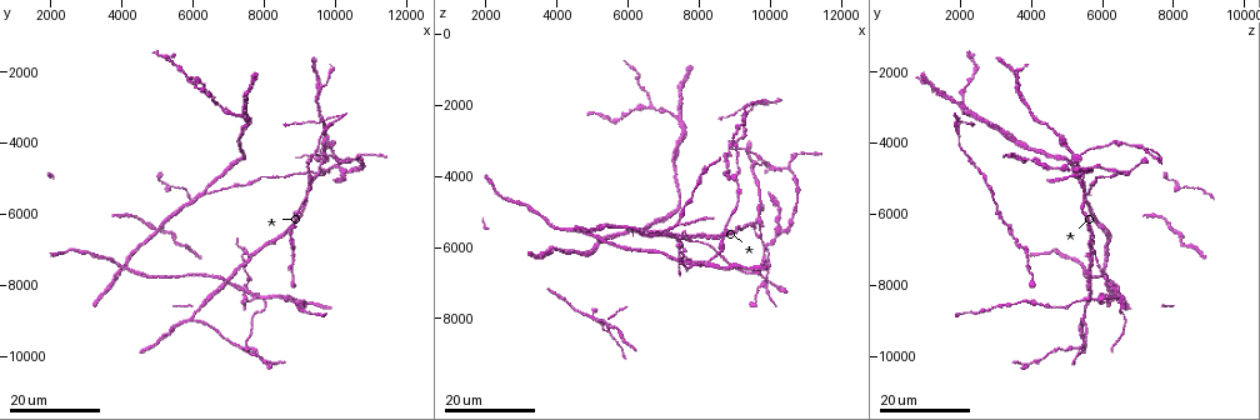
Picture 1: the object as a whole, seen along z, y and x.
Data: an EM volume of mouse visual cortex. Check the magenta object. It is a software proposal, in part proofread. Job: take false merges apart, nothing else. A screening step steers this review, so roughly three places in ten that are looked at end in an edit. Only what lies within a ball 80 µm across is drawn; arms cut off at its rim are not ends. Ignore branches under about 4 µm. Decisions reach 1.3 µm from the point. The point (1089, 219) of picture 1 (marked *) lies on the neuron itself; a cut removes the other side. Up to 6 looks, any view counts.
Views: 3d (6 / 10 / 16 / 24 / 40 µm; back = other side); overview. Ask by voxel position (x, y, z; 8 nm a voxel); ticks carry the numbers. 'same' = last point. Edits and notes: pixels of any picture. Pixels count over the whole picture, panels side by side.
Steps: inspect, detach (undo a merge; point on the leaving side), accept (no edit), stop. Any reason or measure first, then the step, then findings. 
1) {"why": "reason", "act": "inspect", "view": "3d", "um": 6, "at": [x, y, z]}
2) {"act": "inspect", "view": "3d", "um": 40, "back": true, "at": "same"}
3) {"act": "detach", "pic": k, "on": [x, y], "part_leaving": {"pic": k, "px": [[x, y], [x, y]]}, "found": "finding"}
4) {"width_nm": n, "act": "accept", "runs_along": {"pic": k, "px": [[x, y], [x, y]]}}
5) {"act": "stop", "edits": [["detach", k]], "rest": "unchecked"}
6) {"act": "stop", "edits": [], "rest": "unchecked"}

{"why": "sudden change in width", "act": "inspect", "view": "3d", "um": 24, "at": [7500, 8600, 6800]}

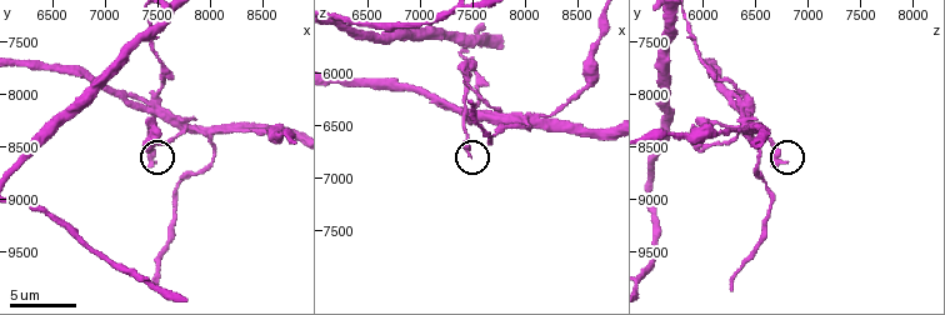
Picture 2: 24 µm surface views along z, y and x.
{"act": "inspect", "view": "3d", "um": 6, "at": [7440, 8660, 6740]}

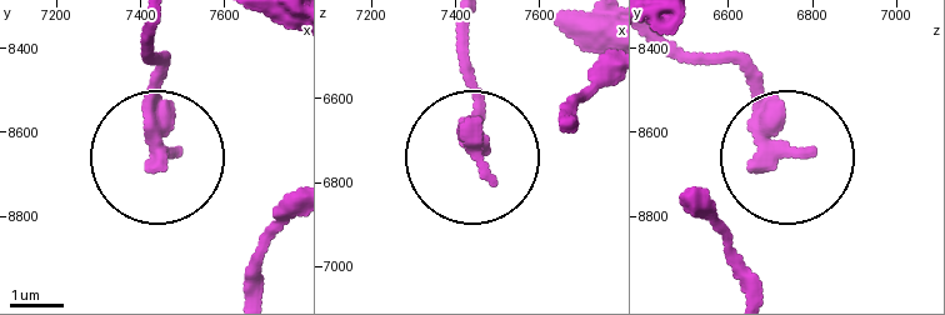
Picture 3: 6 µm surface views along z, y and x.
{"act": "inspect", "view": "3d", "um": 6, "back": true, "at": [7455, 8645, 6745]}

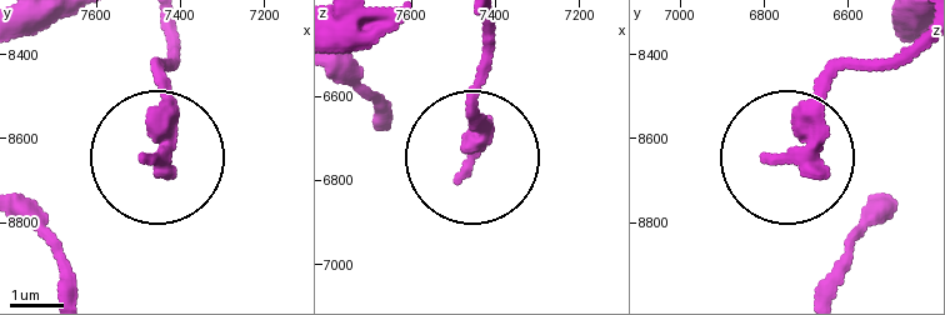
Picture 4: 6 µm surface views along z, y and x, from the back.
{"act": "accept", "found": "continuous, no second neuron"}

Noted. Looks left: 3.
{"why": "three-way junction", "act": "inspect", "view": "3d", "um": 10, "at": [8020, 8380, 6460]}

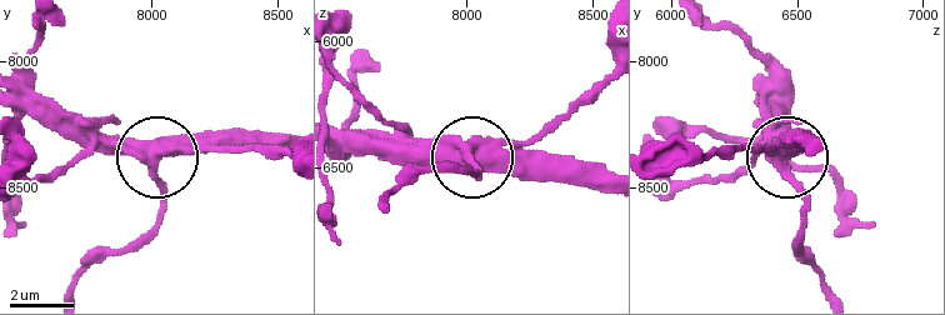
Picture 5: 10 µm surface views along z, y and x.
{"side_arm_um": 15, "act": "accept", "found": "continuous, no second neuron"}

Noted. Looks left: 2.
{"act": "inspect", "view": "3d", "um": 6, "at": [7440, 8300, 6340]}

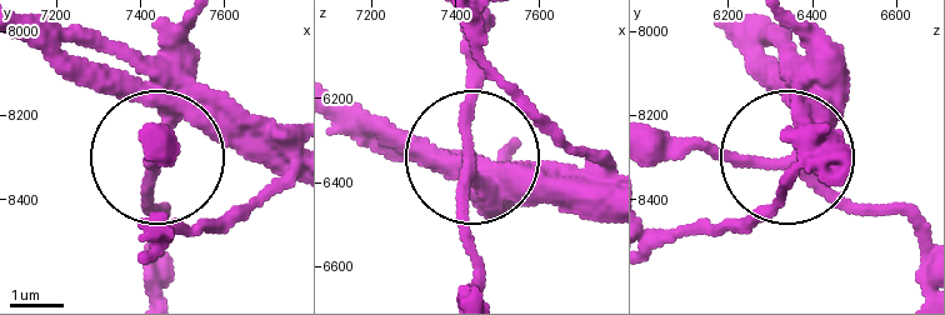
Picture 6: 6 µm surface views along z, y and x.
{"side_arm_um": 24, "act": "accept", "found": "all the same neuron"}

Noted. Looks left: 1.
{"act": "stop", "edits": [], "rest": "unchecked"}

